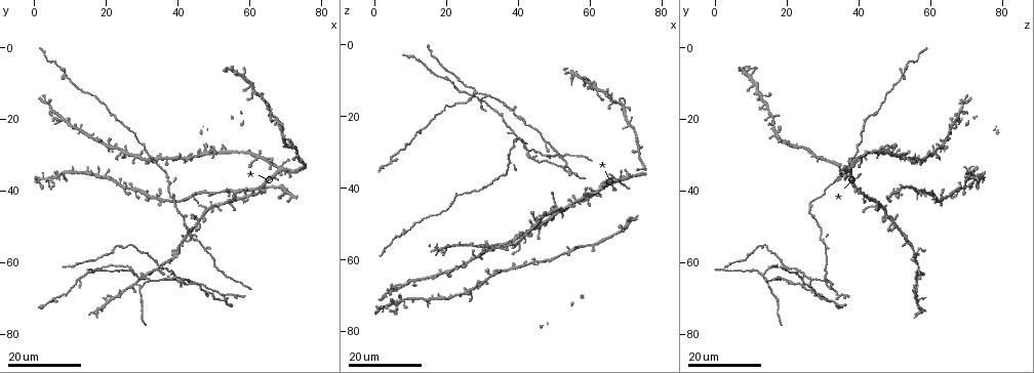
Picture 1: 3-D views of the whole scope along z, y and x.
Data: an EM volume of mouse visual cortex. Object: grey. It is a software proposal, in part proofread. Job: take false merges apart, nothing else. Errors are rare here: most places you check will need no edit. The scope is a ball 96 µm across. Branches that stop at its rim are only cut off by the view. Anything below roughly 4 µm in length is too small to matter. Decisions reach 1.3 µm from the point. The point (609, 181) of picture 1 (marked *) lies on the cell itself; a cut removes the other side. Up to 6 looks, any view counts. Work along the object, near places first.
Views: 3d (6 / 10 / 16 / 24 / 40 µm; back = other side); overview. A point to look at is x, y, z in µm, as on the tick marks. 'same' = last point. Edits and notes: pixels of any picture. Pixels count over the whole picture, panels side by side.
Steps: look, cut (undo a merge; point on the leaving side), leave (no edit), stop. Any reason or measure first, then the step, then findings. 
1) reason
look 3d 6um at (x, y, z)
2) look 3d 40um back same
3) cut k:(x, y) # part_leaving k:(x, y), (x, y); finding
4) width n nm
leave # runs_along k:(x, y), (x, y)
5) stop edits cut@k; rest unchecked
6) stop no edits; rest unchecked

three arms meet
look 3d 24um at (45.5, 30.0, 51.0)

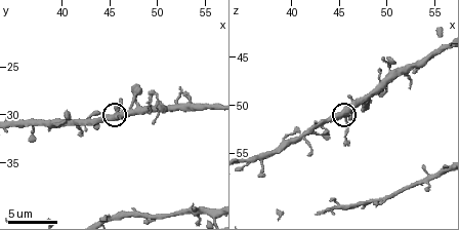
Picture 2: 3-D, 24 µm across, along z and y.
look 3d 10um at (45.4, 29.8, 51.0)

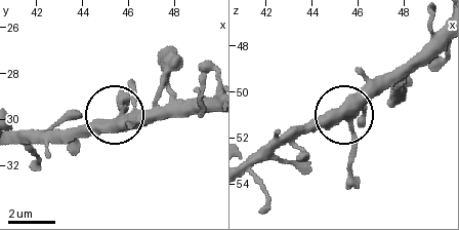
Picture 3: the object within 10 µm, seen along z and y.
width 390 nm
leave # one cell here

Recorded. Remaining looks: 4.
three arms meet
look 3d 16um at (45.0, 53.5, 29.5)

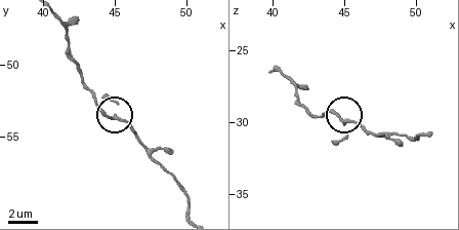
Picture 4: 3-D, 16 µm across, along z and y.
look 3d 10um at (45.4, 53.8, 30.0)

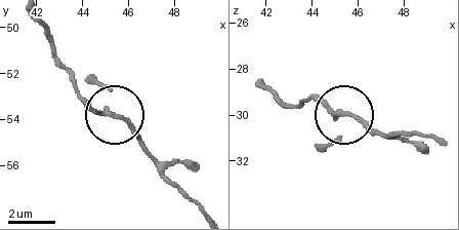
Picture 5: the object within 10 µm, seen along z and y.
leave # continuous, no second cell

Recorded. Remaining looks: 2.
arms part here
look 3d 24um at (32.5, 65.5, 14.5)

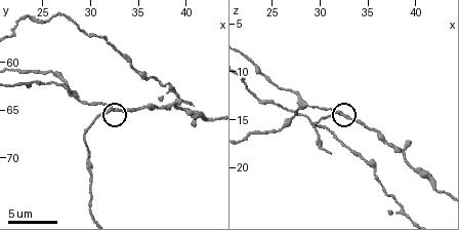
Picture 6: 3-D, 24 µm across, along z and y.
look 3d 6um at (31.8, 64.8, 14.2)

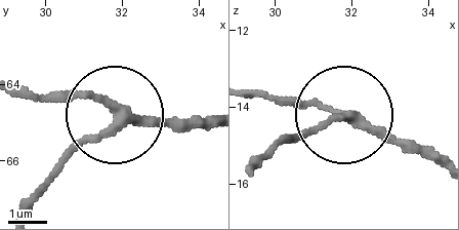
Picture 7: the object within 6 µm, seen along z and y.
leave # runs_along 7:(434, 162), (346, 116), (261, 156); one cell here

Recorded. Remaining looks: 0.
stop no edits; rest unchecked

